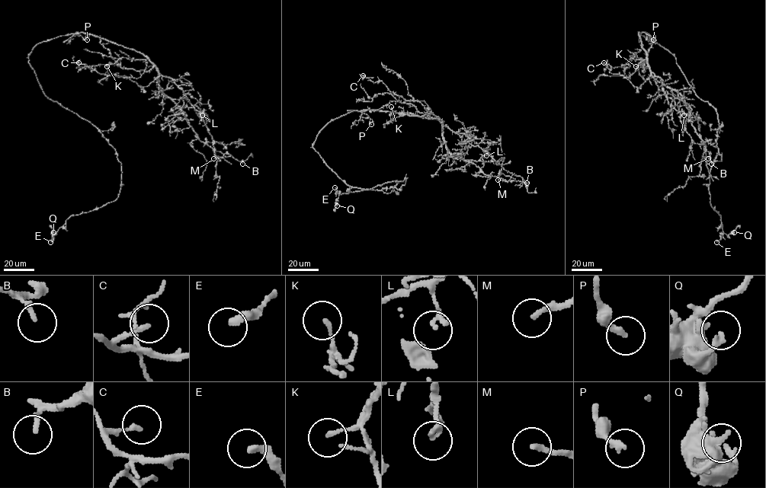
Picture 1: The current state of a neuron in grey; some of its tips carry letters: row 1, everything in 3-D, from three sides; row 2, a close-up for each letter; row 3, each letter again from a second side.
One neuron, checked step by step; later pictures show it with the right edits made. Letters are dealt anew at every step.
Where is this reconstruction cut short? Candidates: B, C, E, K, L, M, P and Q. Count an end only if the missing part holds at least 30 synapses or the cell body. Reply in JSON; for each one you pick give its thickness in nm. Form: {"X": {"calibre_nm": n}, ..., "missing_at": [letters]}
{"missing_at": []}

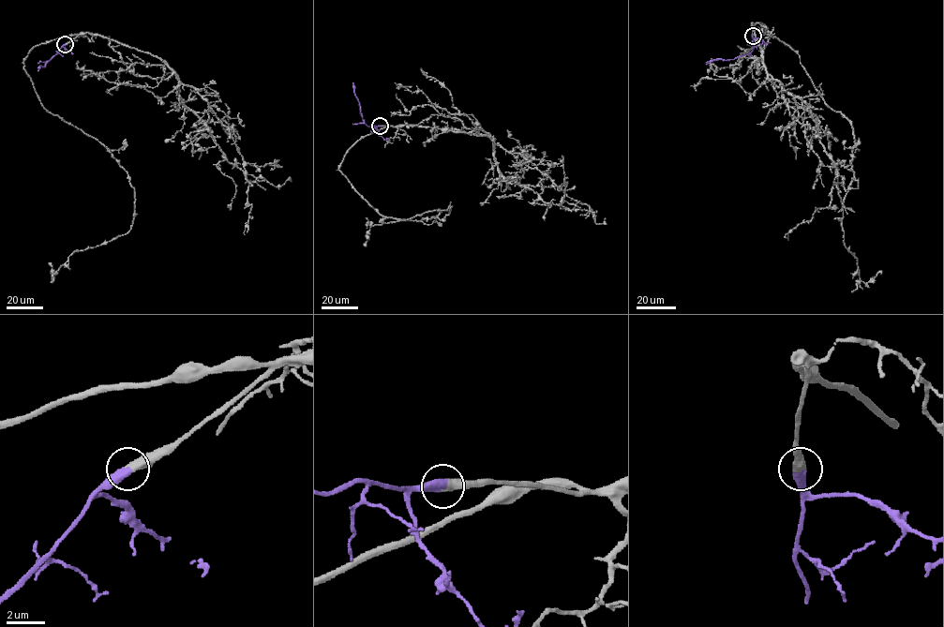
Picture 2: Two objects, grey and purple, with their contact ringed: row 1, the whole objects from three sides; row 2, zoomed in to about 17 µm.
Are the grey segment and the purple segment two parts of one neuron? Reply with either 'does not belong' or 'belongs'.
belongs

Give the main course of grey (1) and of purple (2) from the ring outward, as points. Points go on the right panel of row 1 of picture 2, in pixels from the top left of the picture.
1: (753, 36), (753, 25), (788, 45), (824, 102), (851, 124), (844, 242), (860, 279), (882, 273)
2: (753, 36), (753, 49), (749, 52), (733, 59), (711, 60), (706, 64)

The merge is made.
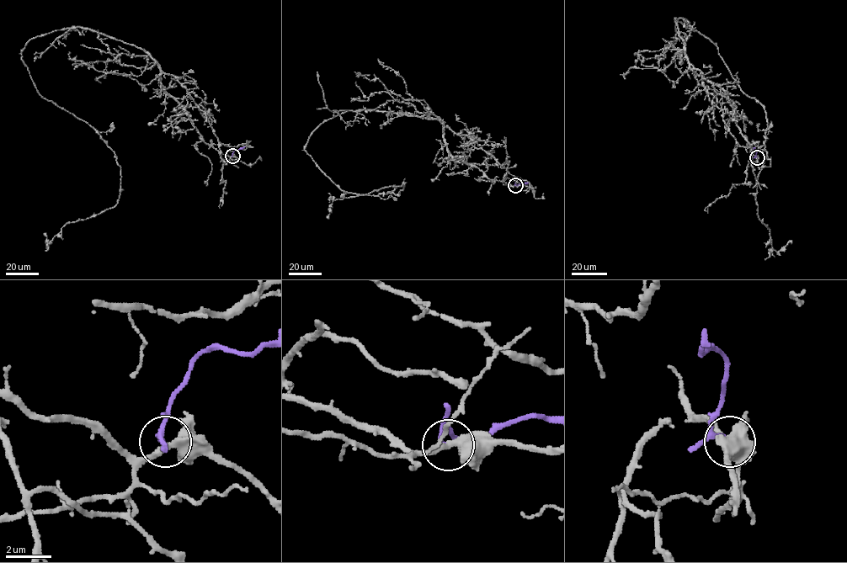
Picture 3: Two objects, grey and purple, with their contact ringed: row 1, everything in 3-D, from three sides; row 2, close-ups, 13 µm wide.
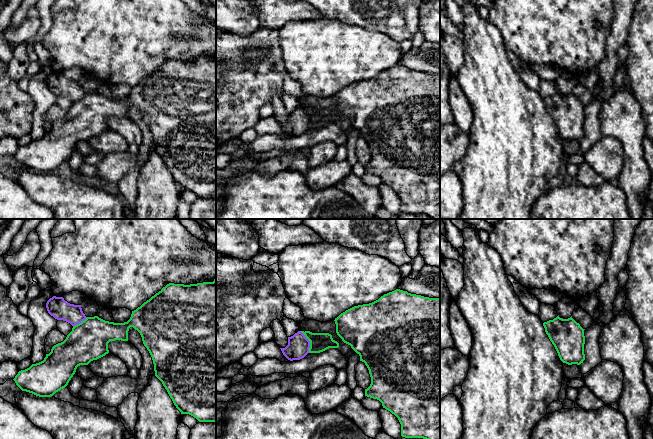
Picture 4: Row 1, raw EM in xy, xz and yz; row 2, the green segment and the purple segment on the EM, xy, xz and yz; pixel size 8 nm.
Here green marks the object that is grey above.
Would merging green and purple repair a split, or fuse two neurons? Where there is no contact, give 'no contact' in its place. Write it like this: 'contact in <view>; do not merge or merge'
contact in xz; do not merge

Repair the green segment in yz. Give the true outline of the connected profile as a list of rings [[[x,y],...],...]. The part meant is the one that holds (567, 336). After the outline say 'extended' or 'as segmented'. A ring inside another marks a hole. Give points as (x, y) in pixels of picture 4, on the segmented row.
[[[556,317],[543,323],[545,332],[554,345],[560,360],[568,365],[580,365],[585,360],[584,330],[572,317]]]; as segmented

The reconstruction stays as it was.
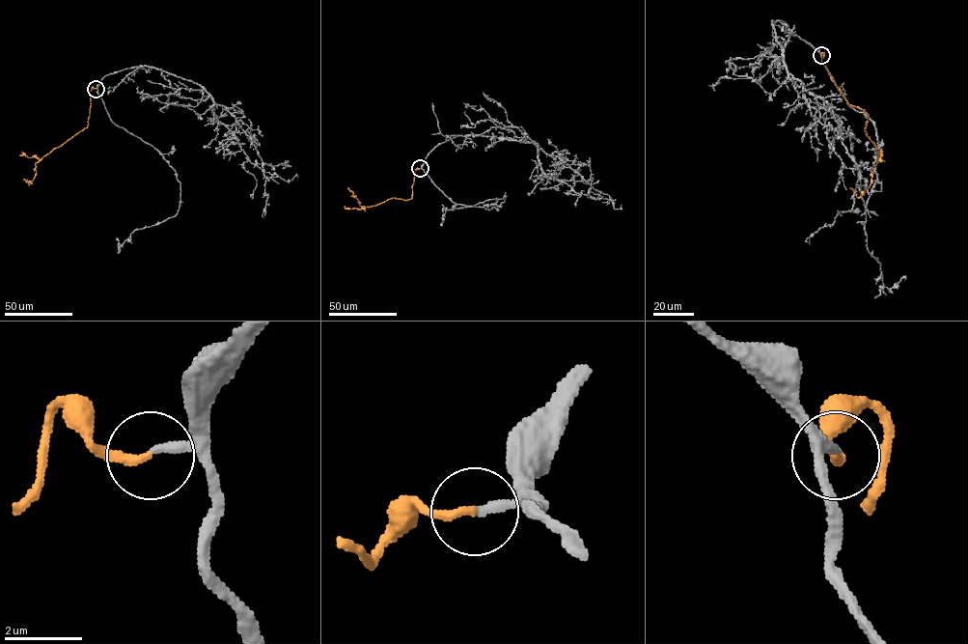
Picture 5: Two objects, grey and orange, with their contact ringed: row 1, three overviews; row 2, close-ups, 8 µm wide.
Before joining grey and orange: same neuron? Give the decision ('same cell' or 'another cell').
same cell

